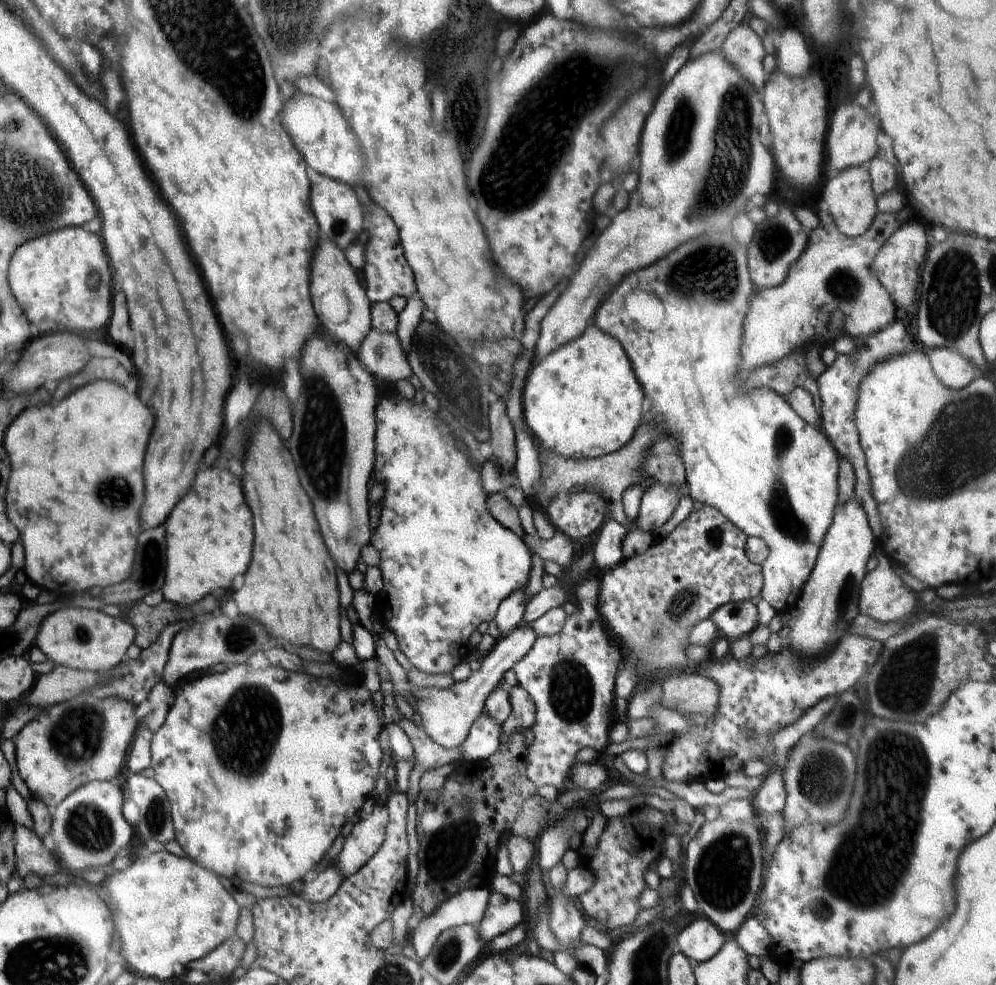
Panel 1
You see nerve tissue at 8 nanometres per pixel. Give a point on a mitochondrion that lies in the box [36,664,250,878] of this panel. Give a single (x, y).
(80, 734)

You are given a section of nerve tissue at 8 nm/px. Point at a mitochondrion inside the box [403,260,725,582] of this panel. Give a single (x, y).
(449, 371)

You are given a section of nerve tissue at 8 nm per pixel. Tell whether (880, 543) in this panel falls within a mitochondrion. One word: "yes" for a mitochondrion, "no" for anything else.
no

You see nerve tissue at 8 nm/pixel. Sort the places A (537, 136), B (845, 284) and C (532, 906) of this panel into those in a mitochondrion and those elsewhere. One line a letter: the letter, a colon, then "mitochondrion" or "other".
A: mitochondrion
B: mitochondrion
C: other

